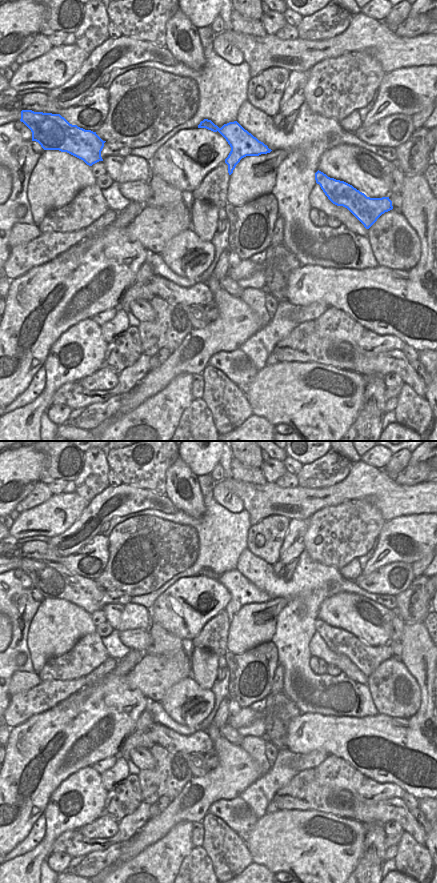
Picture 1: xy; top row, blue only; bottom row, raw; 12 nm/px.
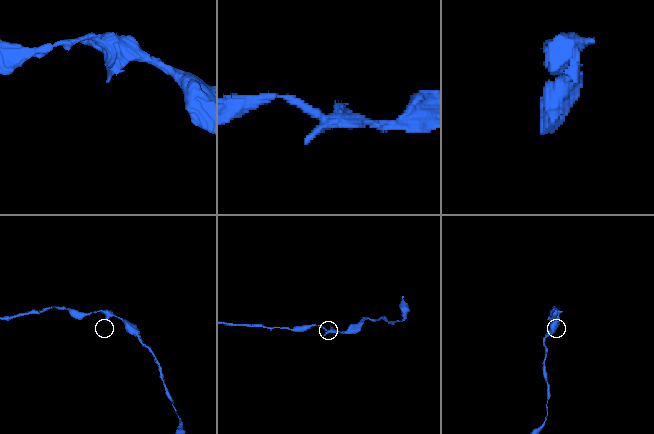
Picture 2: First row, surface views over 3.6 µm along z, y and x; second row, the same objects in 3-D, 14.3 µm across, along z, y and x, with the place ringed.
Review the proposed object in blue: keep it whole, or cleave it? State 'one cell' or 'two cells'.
two cells

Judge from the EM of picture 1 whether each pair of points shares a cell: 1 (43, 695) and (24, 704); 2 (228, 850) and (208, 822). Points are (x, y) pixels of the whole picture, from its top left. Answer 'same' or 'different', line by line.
1: same
2: same

